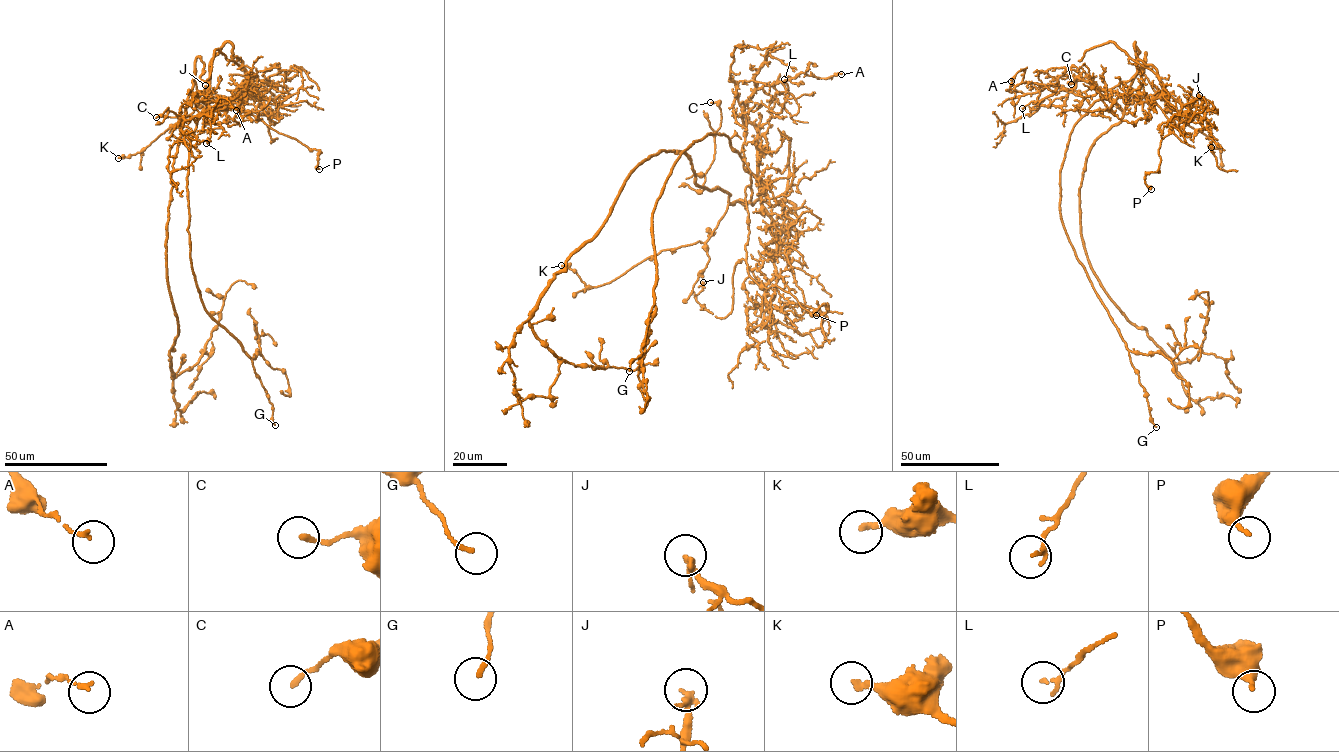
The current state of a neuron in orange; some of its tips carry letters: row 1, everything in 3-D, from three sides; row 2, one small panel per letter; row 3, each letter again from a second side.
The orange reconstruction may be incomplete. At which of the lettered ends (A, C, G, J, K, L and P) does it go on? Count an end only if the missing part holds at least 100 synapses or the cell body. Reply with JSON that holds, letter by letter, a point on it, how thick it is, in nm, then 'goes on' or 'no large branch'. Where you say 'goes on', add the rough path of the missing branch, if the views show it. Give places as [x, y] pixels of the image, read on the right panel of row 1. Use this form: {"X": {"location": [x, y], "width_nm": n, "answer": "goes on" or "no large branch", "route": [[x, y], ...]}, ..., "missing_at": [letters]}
{"A": {"location": [1011, 81], "width_nm": 120, "answer": "no large branch"}, "C": {"location": [1071, 84], "width_nm": 180, "answer": "no large branch"}, "G": {"location": [1156, 427], "width_nm": 140, "answer": "no large branch"}, "J": {"location": [1199, 95], "width_nm": 190, "answer": "no large branch"}, "K": {"location": [1211, 147], "width_nm": 220, "answer": "no large branch"}, "L": {"location": [1022, 108], "width_nm": 80, "answer": "no large branch"}, "P": {"location": [1151, 189], "width_nm": 200, "answer": "no large branch"}, "missing_at": []}

